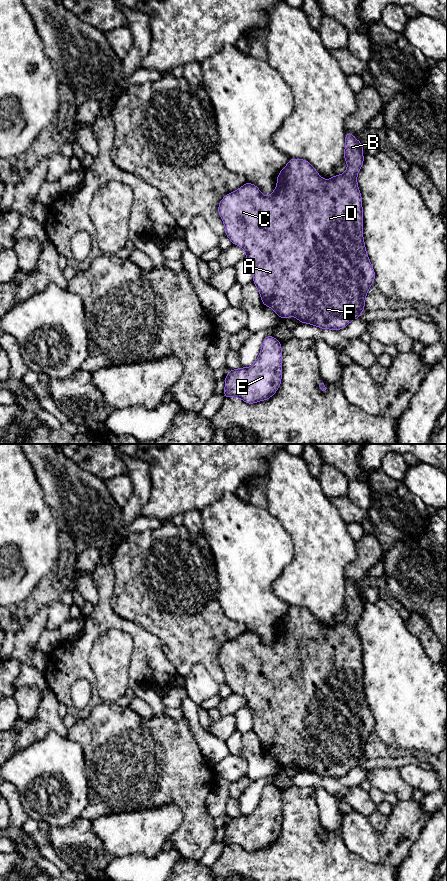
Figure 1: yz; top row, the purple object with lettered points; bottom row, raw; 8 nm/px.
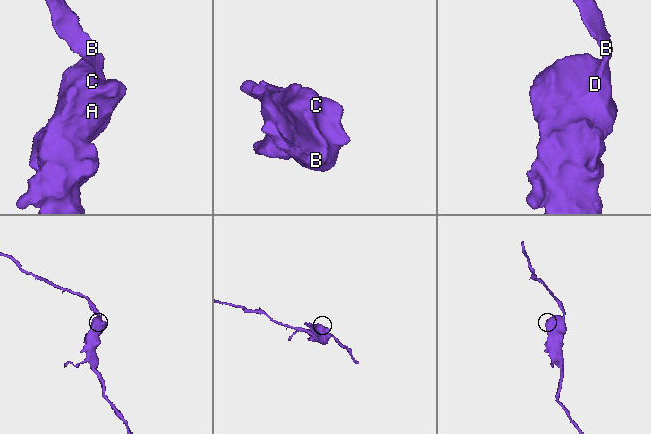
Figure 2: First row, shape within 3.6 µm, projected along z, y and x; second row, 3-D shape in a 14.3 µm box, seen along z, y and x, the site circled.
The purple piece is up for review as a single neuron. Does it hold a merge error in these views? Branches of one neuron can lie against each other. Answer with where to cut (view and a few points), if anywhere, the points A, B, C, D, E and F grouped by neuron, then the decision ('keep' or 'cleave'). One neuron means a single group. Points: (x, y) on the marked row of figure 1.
no cut | A B C D E F | keep

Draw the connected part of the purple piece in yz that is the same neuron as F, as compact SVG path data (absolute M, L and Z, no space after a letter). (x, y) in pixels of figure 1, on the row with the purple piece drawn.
M346 131L344 160L348 167L341 175L334 175L331 179L323 179L316 169L305 159L290 158L287 165L277 176L277 186L270 196L264 196L260 189L246 182L242 187L225 195L218 205L218 213L225 225L225 235L232 244L242 247L245 251L245 258L249 260L253 270L253 283L259 291L262 305L269 306L282 320L294 316L300 323L308 323L321 329L338 331L346 327L351 321L360 317L365 310L365 299L370 286L375 280L375 271L367 255L365 241L363 239L363 208L362 197L357 184L357 174L361 170L364 156L362 142Z

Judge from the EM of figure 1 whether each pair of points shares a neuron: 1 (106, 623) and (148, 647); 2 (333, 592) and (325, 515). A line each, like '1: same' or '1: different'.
1: same
2: same

